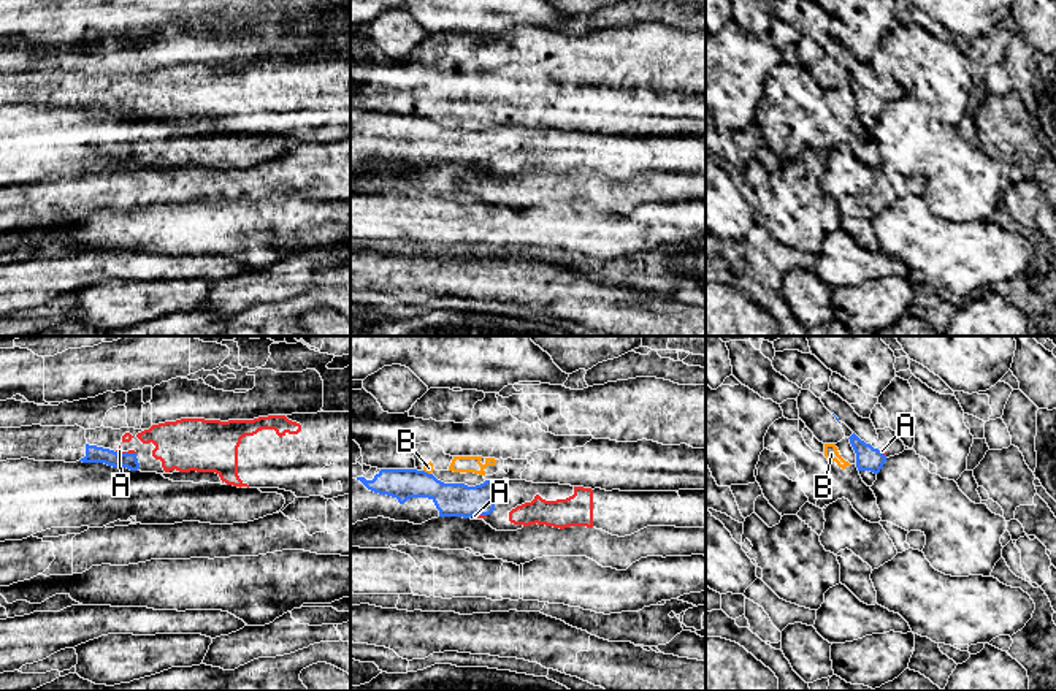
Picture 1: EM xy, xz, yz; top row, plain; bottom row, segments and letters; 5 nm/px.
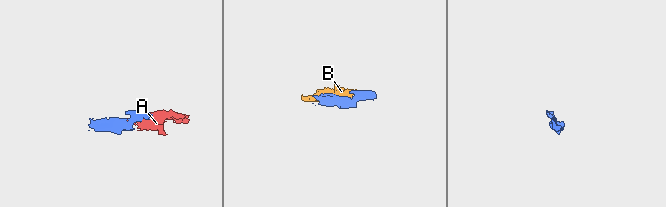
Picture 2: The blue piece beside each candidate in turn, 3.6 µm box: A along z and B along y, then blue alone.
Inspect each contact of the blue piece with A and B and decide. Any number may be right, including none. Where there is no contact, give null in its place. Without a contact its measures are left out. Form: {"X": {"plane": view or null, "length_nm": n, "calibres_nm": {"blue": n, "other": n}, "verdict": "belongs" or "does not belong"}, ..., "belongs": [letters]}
{"A": {"plane": "xy", "length_nm": 110, "calibres_nm": {"blue": 90, "other": 30}, "verdict": "belongs"}, "B": {"plane": "xz", "length_nm": 50, "calibres_nm": {"blue": 180, "other": 50}, "verdict": "does not belong"}, "belongs": ["A"]}

